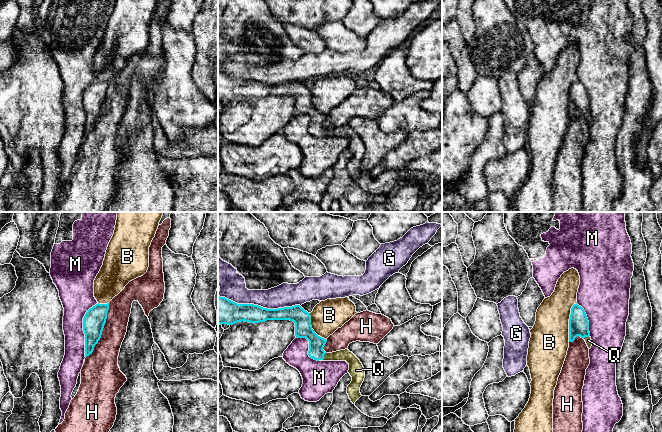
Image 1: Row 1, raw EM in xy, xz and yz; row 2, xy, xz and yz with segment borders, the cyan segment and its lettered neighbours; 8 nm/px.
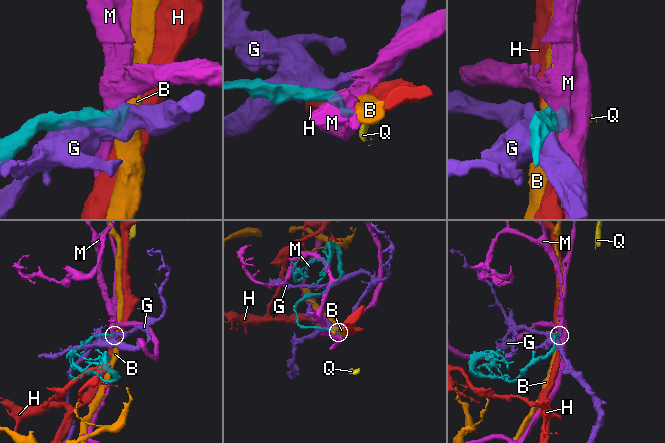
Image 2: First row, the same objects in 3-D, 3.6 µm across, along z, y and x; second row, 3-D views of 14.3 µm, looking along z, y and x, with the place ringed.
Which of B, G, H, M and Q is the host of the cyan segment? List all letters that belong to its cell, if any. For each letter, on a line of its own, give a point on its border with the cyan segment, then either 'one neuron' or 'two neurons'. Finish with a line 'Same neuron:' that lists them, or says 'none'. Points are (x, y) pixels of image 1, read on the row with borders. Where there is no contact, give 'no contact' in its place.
B: meets cyan in yz at (569, 322); two neurons
G: meets cyan in xz at (259, 306); two neurons
H: meets cyan in xy at (102, 330); two neurons
M: meets cyan in xy at (83, 329); two neurons
Q: meets cyan in xz at (323, 358); one neuron
Same neuron: Q

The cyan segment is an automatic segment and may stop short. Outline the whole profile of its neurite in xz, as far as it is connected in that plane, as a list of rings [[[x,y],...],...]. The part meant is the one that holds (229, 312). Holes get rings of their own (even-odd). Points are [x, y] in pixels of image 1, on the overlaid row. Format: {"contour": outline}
{"contour": [[[218,296],[218,324],[233,325],[237,322],[259,323],[267,320],[290,320],[295,323],[295,336],[309,341],[308,355],[317,361],[346,361],[352,377],[347,387],[351,402],[365,415],[372,418],[387,418],[400,405],[398,395],[385,395],[375,402],[369,396],[362,396],[360,387],[365,378],[365,369],[360,360],[348,349],[326,353],[323,348],[326,339],[318,336],[311,326],[310,313],[300,305],[278,309],[267,309],[254,304],[237,304]]]}

